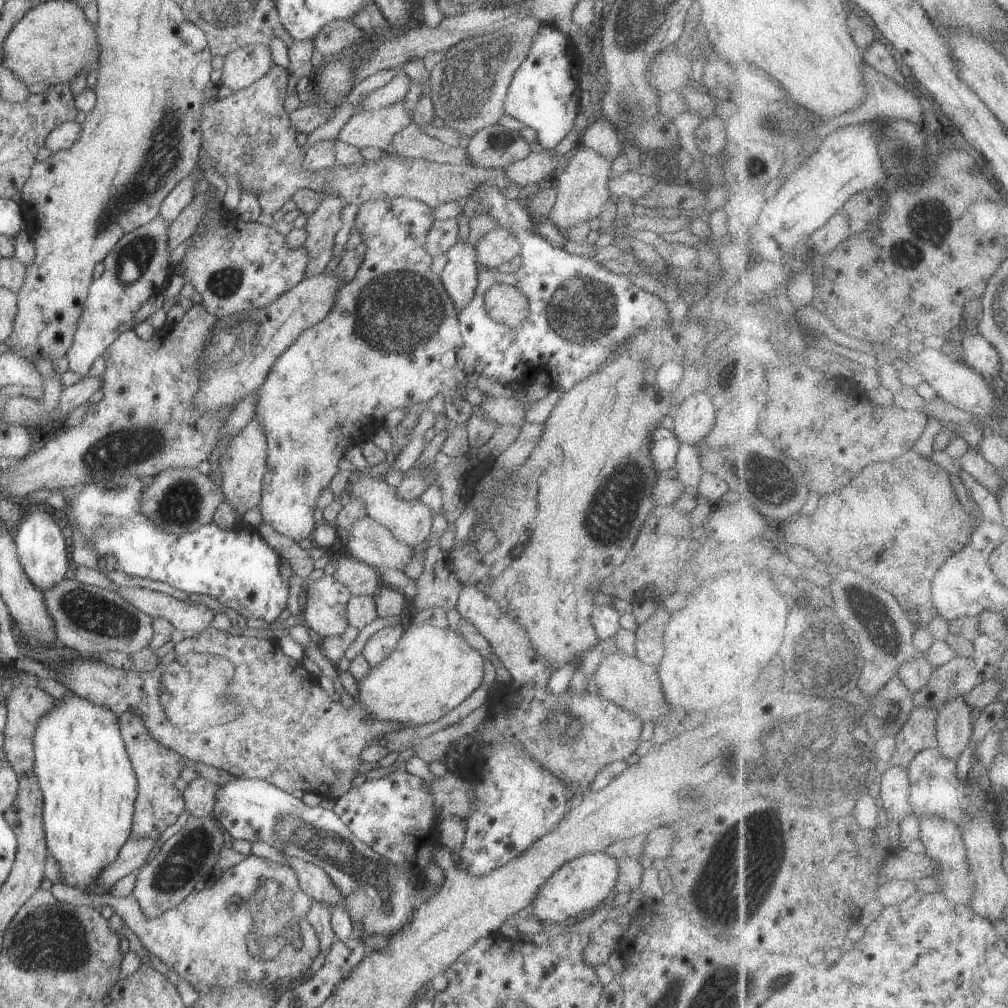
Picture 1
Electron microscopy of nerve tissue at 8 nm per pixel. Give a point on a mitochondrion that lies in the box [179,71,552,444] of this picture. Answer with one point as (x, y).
(400, 315)

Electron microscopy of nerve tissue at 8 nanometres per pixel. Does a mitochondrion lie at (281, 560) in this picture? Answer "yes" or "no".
no

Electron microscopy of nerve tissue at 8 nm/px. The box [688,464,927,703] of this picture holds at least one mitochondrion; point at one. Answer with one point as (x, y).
(878, 619)

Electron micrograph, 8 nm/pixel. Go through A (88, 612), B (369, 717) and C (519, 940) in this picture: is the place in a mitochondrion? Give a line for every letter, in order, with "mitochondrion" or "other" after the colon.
A: mitochondrion
B: other
C: other

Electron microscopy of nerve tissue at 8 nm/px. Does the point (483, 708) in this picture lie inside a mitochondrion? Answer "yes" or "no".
no

